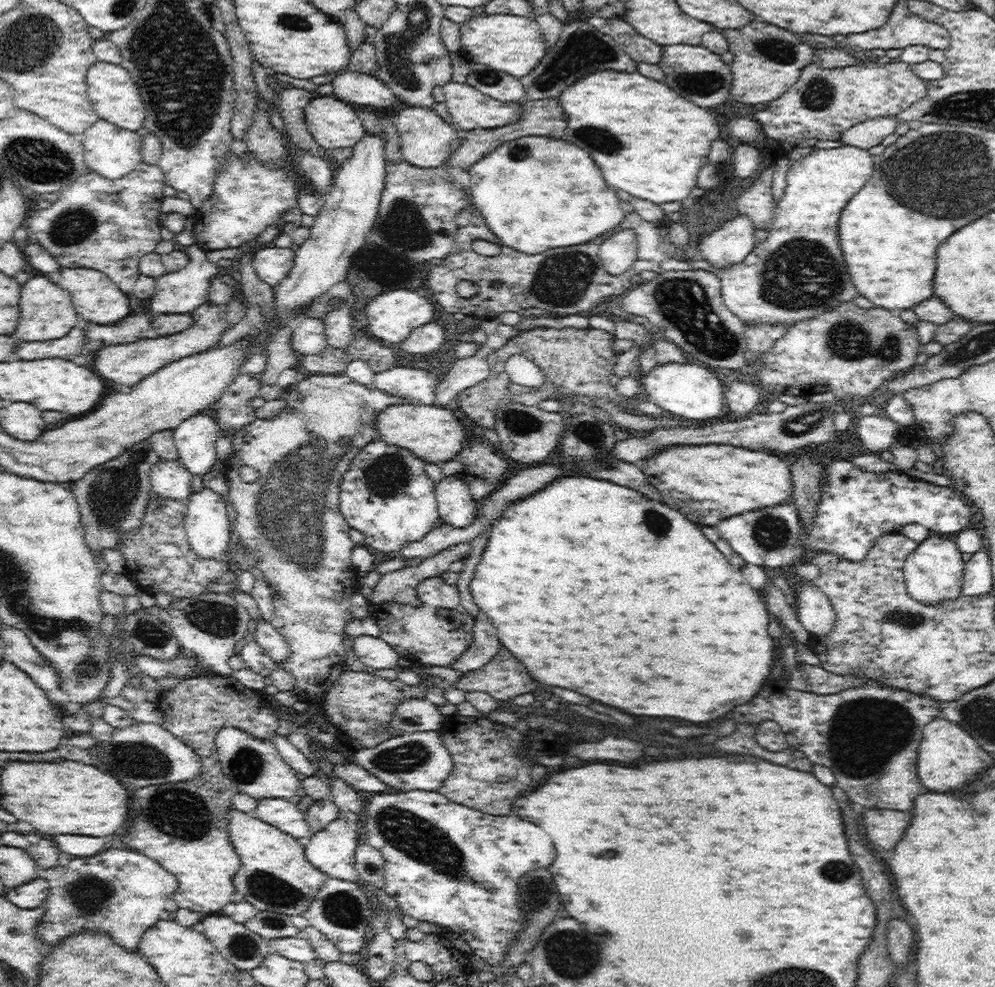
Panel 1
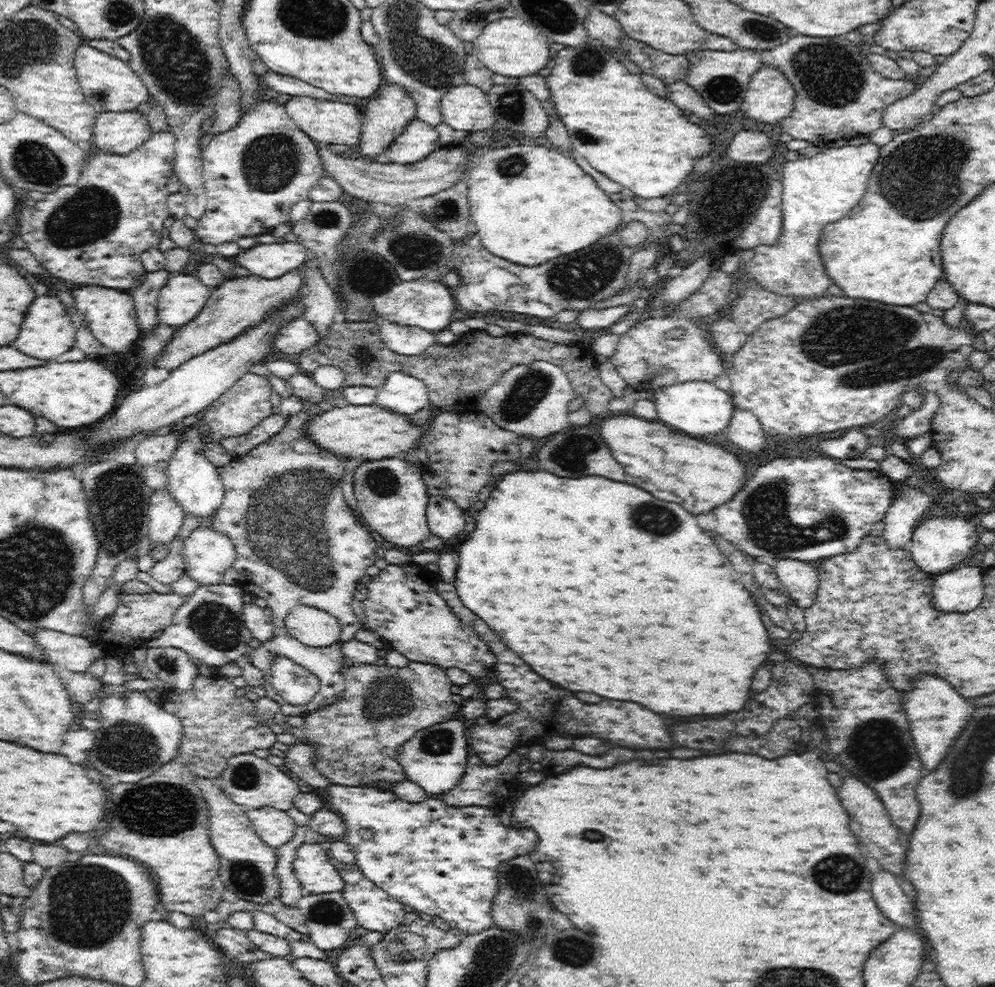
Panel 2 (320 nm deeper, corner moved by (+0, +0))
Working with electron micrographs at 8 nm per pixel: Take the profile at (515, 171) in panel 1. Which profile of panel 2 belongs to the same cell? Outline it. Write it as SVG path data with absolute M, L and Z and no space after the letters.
M518 144L485 150L469 172L467 187L469 218L476 224L481 244L493 255L524 266L538 266L562 254L582 250L619 230L622 224L621 208L596 186L596 180L564 152L544 146Z

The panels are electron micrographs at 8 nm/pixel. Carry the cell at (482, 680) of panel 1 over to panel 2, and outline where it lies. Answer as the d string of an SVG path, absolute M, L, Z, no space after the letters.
M412 661L406 668L377 666L376 663L368 666L349 664L344 669L343 680L345 690L336 701L303 716L304 739L309 740L318 755L315 758L316 770L334 784L376 788L380 782L396 784L408 780L396 759L398 748L424 728L460 717L459 706L451 699L450 687L453 683L447 676L446 670L438 664Z

